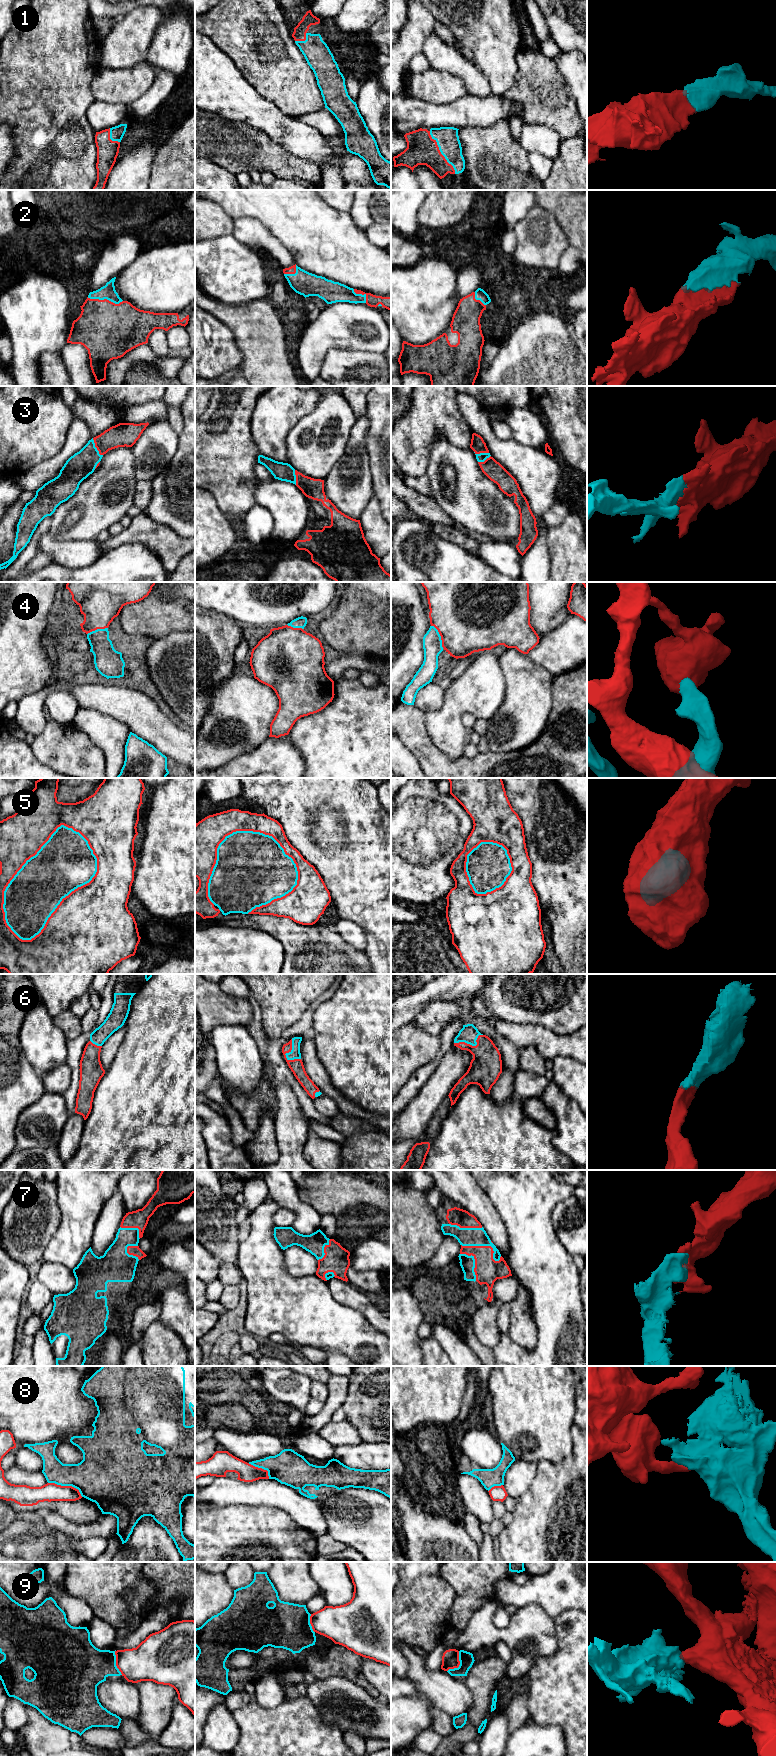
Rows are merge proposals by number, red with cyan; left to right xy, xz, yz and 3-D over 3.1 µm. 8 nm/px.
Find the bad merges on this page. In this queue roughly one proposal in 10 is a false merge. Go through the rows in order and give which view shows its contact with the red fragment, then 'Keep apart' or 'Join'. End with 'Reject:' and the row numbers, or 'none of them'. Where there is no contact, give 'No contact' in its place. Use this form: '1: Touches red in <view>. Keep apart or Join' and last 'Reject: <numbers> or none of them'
1: Touches red in yz. Join
2: Touches red in xy. Join
3: Touches red in xy. Join
4: Touches red in yz. Join
5: Touches red in xy. Join
6: Touches red in xz. Join
7: Touches red in yz. Join
8: Touches red in xy. Keep apart
9: Touches red in yz. Keep apart
Reject: 8, 9

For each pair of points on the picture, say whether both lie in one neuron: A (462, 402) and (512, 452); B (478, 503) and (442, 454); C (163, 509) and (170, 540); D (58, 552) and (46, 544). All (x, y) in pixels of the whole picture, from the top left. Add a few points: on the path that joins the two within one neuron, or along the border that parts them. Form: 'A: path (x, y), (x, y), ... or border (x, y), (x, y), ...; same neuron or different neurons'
A: path (476, 416), (487, 434), (498, 445); same neuron
B: path (466, 491), (458, 483), (458, 478), (449, 466); same neuron
C: border (146, 514), (153, 520), (167, 525), (184, 538); different neurons
D: path (55, 549), (49, 544); same neuron

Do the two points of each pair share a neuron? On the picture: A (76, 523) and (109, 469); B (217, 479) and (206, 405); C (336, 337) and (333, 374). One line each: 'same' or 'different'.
A: same
B: same
C: different

